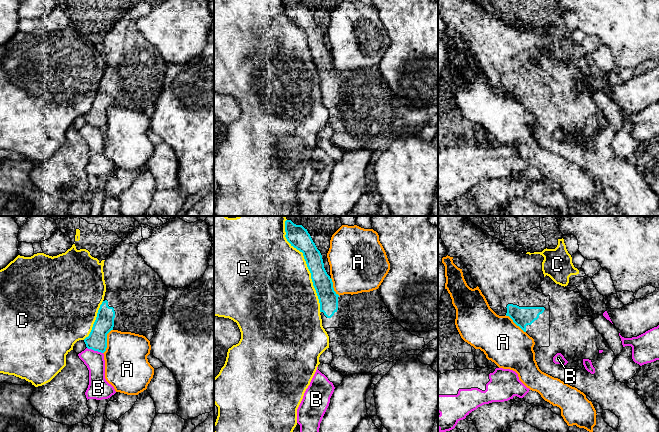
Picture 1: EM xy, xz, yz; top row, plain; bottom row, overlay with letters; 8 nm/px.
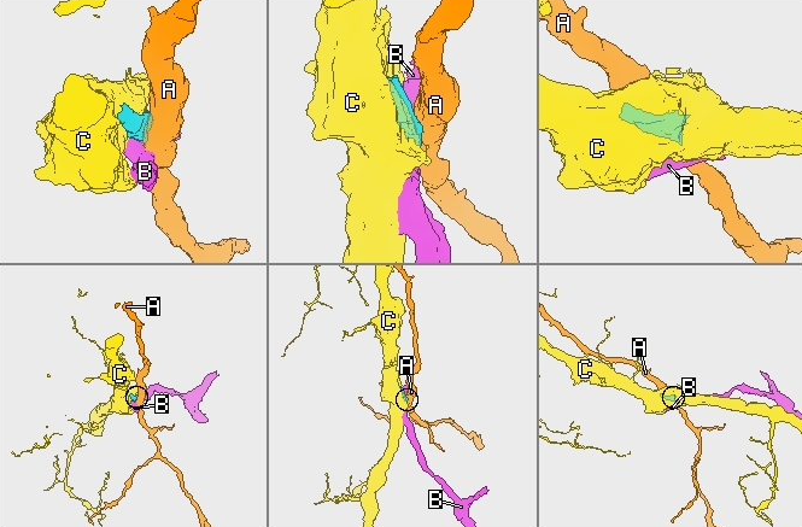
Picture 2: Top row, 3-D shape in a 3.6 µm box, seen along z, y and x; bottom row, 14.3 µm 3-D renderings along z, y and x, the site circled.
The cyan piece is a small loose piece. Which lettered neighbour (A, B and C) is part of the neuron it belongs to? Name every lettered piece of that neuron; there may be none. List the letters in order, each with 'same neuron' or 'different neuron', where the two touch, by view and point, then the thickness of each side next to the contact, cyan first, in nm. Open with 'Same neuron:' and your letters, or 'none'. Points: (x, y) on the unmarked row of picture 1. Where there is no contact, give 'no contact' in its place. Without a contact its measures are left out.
Same neuron: none
A: different neuron; contact xy (106, 117); calibres 160 and 360 nm
B: different neuron; contact xy (95, 126); calibres 160 and 160 nm
C: different neuron; contact xz (307, 42); calibres 170 and 500 nm

